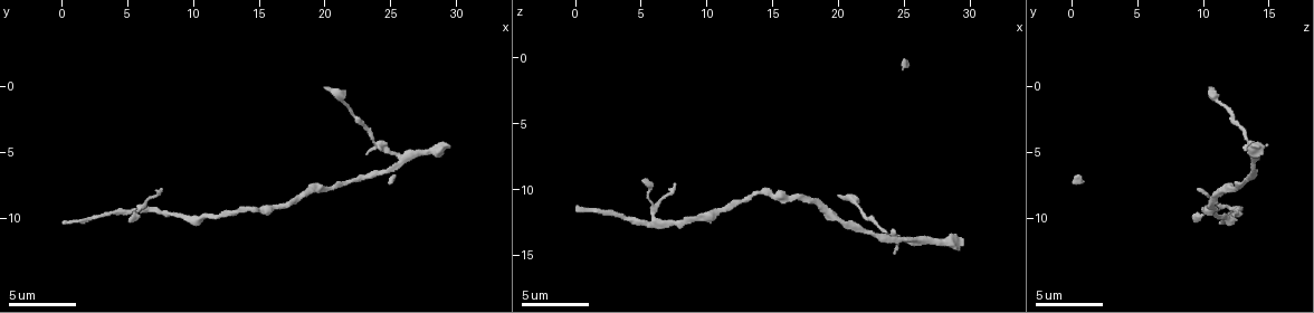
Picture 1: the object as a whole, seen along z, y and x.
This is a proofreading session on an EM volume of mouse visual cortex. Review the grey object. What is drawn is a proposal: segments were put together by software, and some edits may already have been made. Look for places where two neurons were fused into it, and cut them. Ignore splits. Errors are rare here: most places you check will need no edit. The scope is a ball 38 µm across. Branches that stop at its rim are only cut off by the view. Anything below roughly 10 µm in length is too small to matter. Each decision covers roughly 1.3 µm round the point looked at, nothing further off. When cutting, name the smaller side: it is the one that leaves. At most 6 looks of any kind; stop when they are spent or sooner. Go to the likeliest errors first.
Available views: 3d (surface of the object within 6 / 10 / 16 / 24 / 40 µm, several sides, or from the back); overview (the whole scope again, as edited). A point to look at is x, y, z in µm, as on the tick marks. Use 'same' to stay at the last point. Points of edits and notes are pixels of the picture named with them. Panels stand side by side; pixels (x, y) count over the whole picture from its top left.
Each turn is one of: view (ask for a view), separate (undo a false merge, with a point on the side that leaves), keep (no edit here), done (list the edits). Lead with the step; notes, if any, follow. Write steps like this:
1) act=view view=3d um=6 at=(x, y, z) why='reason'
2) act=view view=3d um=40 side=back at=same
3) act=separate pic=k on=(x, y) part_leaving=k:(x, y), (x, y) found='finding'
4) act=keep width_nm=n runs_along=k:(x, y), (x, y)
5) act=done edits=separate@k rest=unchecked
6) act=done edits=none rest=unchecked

act=view view=3d um=6 at=(17.4, 8.6, 10.6)

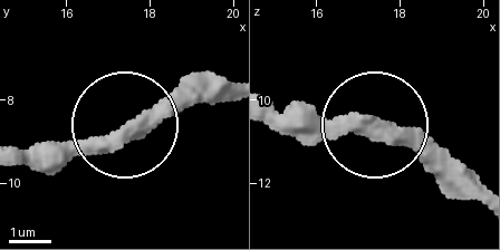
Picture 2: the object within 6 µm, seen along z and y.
act=keep runs_along=2:(126, 131), (201, 74) found='continuous, no second neuron'

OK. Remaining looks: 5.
act=view view=3d um=6 at=(24.6, 6.4, 13.8) why='thick turns thin'

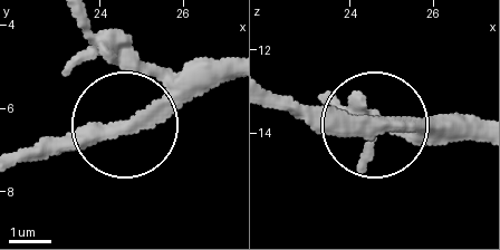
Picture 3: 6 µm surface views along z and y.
act=view view=3d um=6 side=back at=(24.40, 6.50, 13.85) why='from behind'

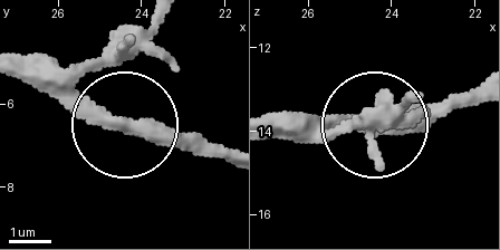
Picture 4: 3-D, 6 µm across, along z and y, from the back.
act=keep runs_along=4:(229, 161), (176, 136), (123, 130), (40, 55) found='continuous, no second neuron'

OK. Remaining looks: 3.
act=view view=3d um=6 at=(8.2, 9.8, 12.2) why='thin neck'

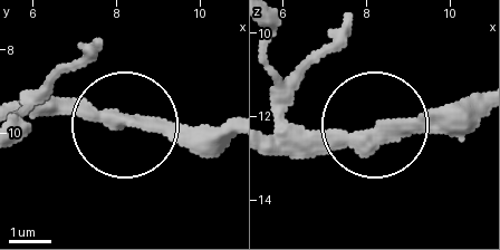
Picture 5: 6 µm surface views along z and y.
act=keep width_nm=330 runs_along=5:(476, 94), (358, 134), (272, 134) found='continuous, no second neuron'

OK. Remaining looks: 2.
act=done edits=none rest=unchecked

